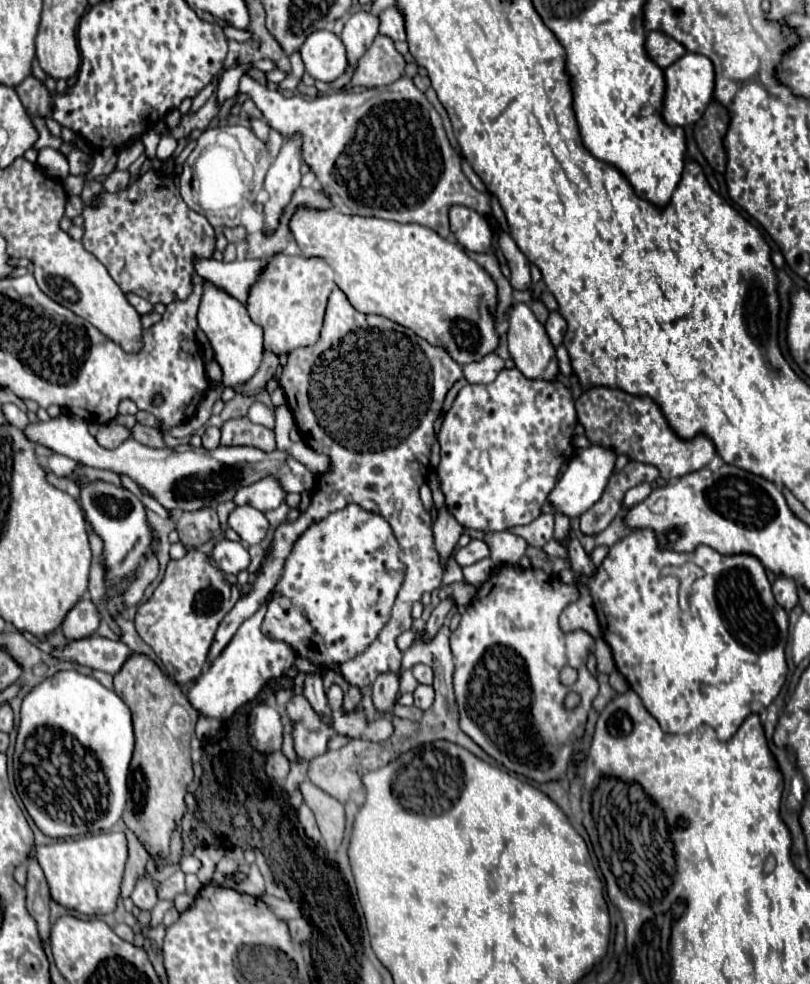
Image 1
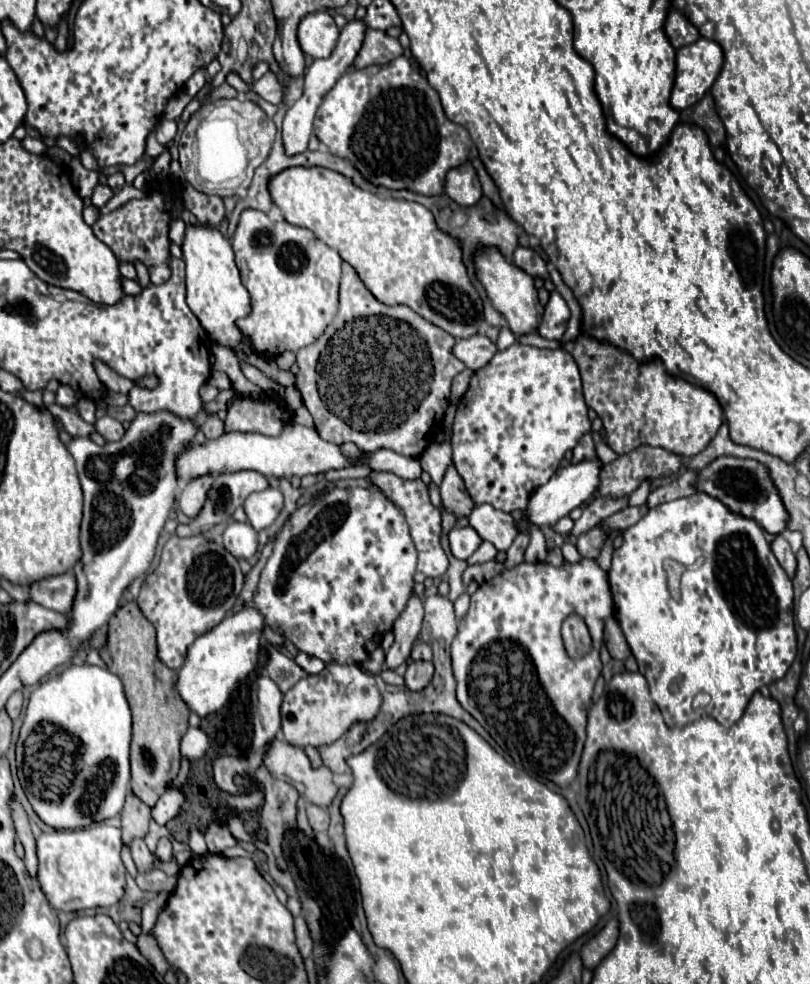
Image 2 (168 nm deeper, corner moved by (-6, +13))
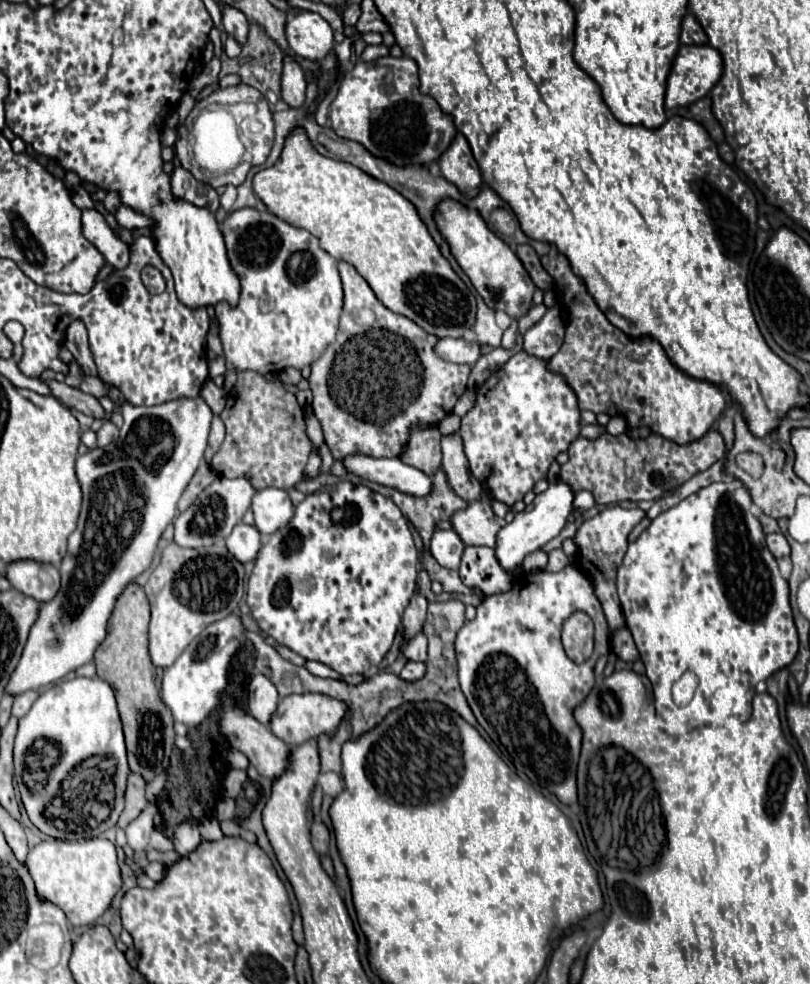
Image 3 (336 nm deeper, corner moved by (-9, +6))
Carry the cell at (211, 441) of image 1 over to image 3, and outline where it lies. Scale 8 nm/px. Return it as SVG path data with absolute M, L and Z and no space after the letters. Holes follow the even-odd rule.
M214 415L210 437L208 437L208 447L206 447L206 453L204 453L206 463L210 463L212 455L218 451L218 447L222 445L222 441L224 441L224 423L222 423L222 419L218 415Z

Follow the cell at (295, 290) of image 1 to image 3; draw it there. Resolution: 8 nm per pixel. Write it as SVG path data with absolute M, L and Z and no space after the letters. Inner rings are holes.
M244 207L244 209L236 209L232 213L226 215L226 219L222 221L222 233L224 233L224 243L226 243L226 251L228 251L228 261L230 261L230 267L232 271L238 275L240 279L240 299L238 299L238 305L232 307L228 305L226 301L220 301L214 305L214 315L216 315L216 321L218 321L218 337L220 337L220 343L222 343L222 349L224 349L224 359L226 359L226 369L228 371L256 371L256 373L280 373L282 369L286 367L294 367L294 369L302 369L310 363L314 363L324 351L328 345L332 345L336 341L336 331L338 331L338 319L340 319L340 313L342 313L342 283L340 283L340 275L338 275L338 261L326 253L320 245L318 245L318 239L308 233L306 229L298 229L282 219L278 219L276 215L268 213L268 211L258 211L258 209L252 209L252 207Z

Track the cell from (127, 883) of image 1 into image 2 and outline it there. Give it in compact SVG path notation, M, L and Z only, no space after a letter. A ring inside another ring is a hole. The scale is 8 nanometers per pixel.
M129 794L121 812L123 842L131 846L135 838L145 838L149 832L149 822L151 822L151 808L147 808L137 796Z

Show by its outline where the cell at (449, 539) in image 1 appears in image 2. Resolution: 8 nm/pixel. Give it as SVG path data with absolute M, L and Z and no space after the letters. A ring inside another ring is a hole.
M449 466L443 484L441 484L441 502L447 512L451 512L455 518L469 516L473 510L473 500L467 496L465 484L461 476L455 472L455 466Z

